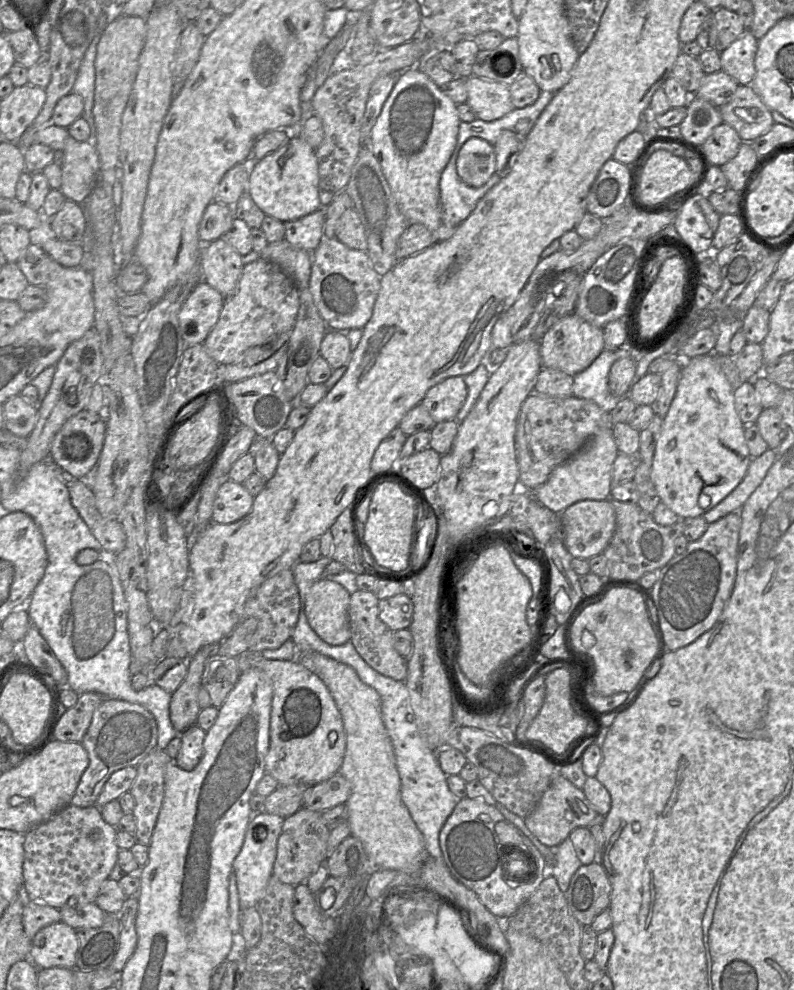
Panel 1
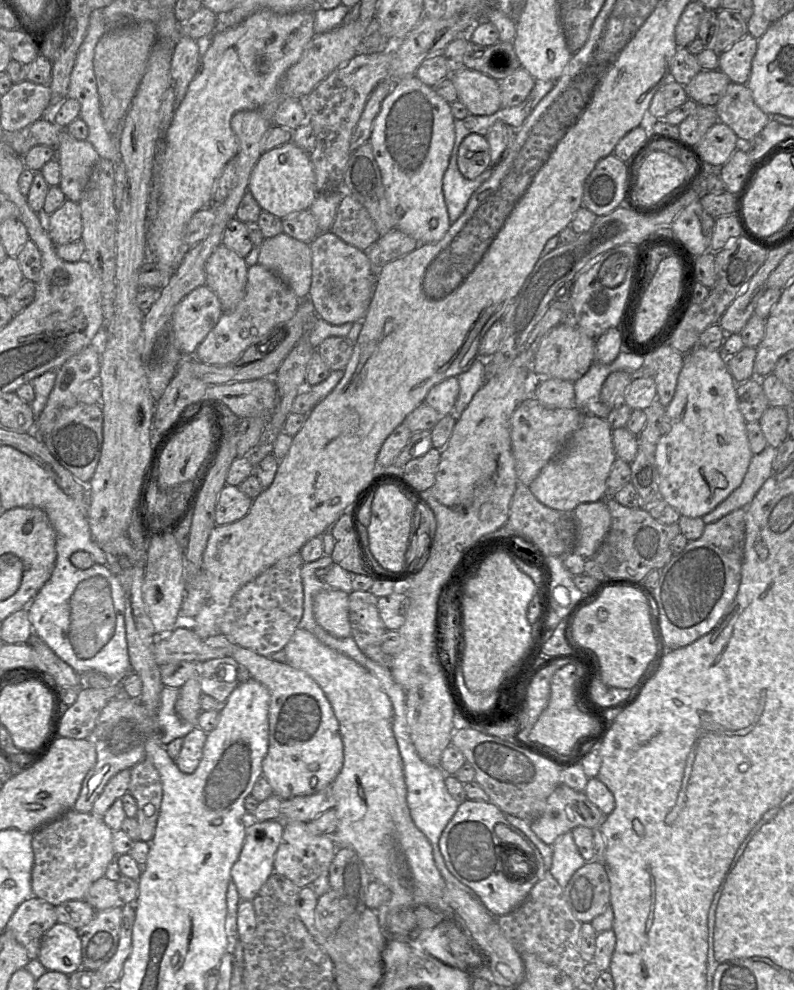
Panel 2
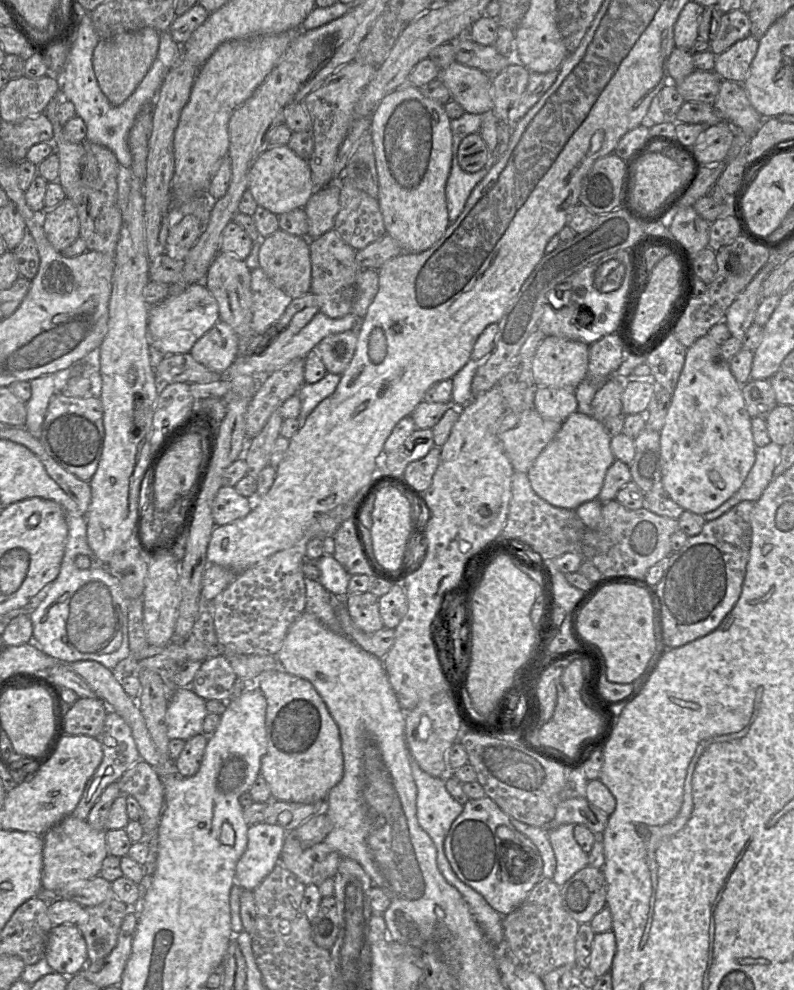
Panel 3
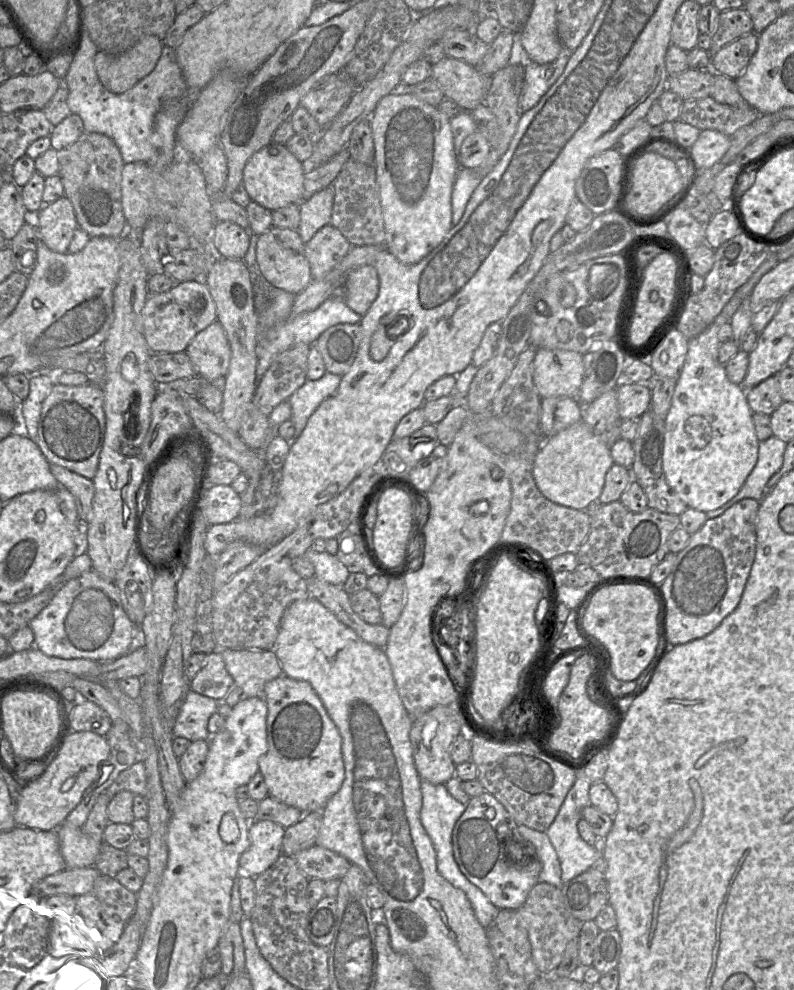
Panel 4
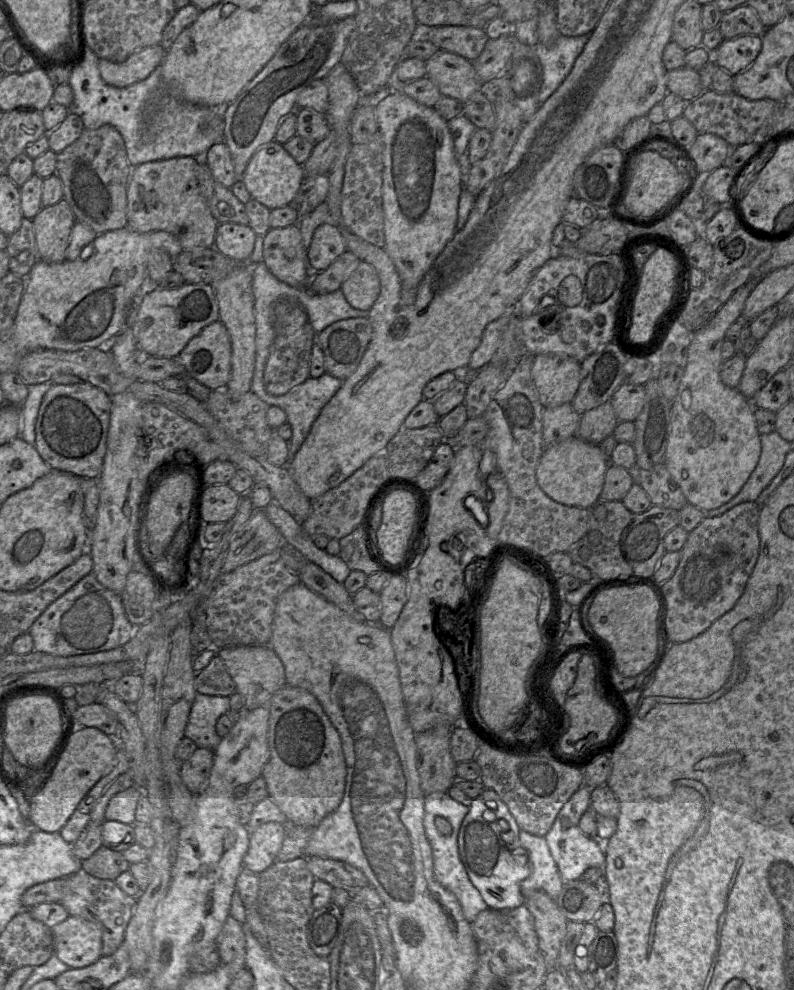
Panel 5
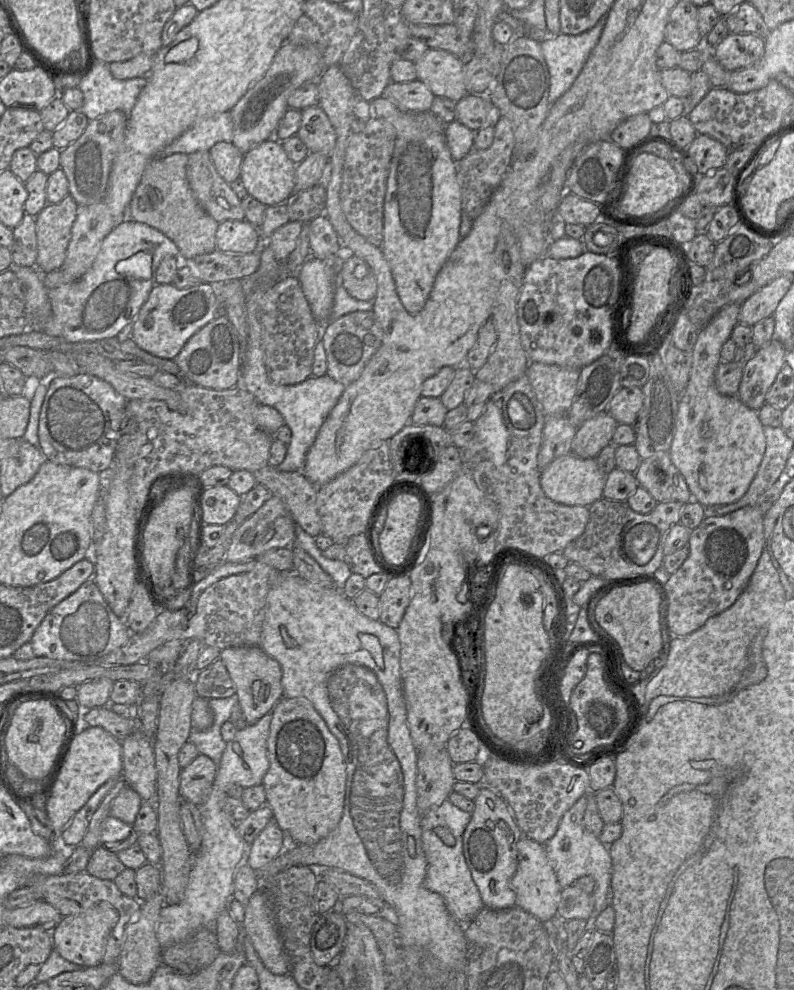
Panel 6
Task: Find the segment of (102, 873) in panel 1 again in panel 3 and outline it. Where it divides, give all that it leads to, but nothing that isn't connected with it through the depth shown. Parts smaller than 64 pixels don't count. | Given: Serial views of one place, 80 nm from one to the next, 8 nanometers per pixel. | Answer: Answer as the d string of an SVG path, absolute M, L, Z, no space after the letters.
M72 815L43 835L42 890L56 891L66 884L91 879L99 875L103 860L108 855L106 829L95 829L87 820Z

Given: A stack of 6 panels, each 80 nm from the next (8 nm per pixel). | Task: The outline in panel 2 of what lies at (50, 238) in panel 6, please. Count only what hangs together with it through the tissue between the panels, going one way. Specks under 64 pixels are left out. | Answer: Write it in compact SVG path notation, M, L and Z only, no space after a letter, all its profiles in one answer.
M66 199L58 209L44 218L48 235L54 244L81 240L83 223L79 203Z

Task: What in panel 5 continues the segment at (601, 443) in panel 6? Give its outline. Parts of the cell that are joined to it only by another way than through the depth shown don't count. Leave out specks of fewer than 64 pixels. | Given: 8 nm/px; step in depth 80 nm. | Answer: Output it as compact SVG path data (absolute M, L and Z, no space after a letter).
M611 401L588 410L581 416L576 435L592 444L600 444L605 438L613 435L619 423Z

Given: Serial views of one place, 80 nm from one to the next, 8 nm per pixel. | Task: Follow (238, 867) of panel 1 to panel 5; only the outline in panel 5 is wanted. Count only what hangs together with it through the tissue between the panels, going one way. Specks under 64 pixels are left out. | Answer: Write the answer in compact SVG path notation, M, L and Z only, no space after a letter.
M269 822L250 832L249 849L244 857L244 867L261 874L276 861L287 833L287 826Z

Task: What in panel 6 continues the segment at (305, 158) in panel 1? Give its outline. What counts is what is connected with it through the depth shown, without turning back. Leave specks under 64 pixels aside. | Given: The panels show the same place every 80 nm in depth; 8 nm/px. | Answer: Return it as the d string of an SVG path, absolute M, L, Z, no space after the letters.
M273 137L244 154L239 178L248 195L268 207L285 203L294 194L295 174L296 165L288 158L282 142Z

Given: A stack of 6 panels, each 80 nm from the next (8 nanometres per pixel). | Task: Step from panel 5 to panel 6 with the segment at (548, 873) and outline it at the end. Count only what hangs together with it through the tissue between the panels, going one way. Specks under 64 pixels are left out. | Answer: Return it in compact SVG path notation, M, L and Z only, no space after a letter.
M521 836L517 843L518 866L511 879L511 888L516 894L515 906L546 922L557 915L561 900L560 886L553 867L545 851L545 844L540 844L526 836Z

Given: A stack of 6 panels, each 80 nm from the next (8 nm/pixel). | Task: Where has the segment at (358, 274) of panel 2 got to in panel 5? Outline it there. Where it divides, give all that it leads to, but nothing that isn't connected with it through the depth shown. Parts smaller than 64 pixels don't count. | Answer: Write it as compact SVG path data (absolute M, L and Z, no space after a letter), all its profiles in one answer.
M332 222L320 225L314 231L307 249L310 271L317 273L324 271L346 250L345 240L338 226Z

